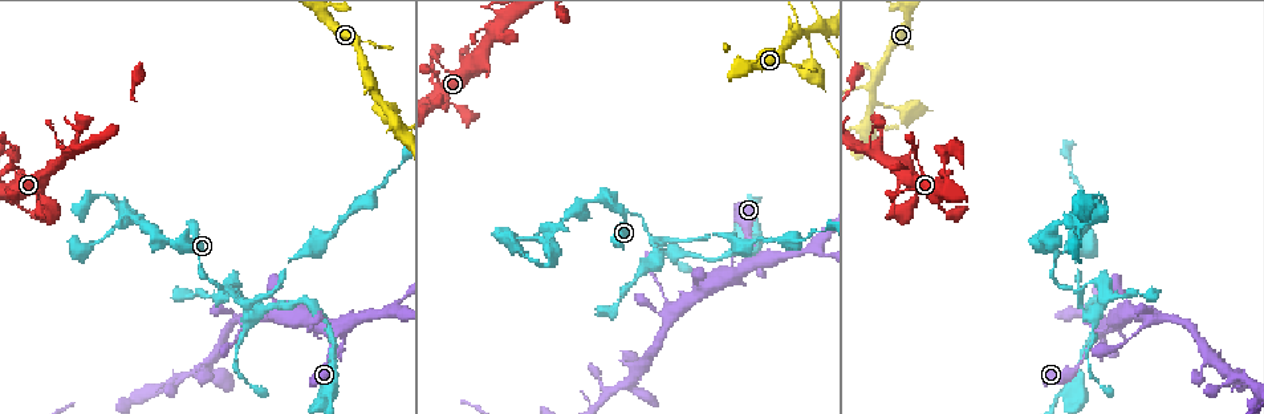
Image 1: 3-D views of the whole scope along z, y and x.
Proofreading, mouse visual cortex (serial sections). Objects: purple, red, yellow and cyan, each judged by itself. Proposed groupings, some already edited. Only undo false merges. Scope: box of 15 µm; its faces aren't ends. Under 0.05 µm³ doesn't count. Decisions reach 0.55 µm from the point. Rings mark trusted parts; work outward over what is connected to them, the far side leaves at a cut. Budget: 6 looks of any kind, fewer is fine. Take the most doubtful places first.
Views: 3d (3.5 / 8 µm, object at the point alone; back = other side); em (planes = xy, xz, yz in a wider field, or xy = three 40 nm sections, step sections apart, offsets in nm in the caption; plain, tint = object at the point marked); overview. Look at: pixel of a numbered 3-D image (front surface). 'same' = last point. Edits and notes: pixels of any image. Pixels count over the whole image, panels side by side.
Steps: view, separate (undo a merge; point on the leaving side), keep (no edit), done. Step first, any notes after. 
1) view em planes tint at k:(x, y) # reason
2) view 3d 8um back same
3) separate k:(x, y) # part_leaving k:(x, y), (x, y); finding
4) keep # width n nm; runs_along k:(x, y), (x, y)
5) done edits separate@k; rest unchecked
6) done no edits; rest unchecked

view 3d 3.5um at 1:(1078, 302) # a fork

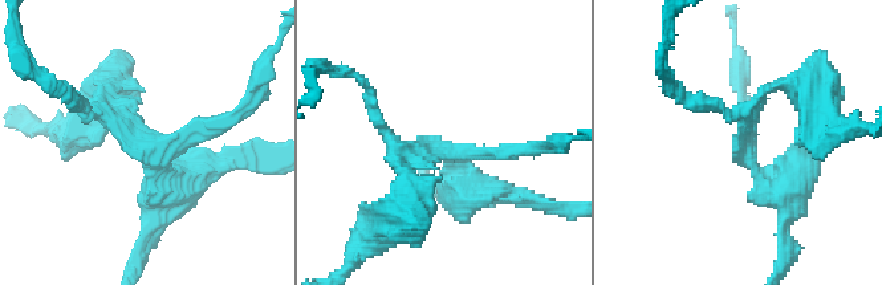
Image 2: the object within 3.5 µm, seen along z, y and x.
view em xy step 3 tint at 2:(442, 148)

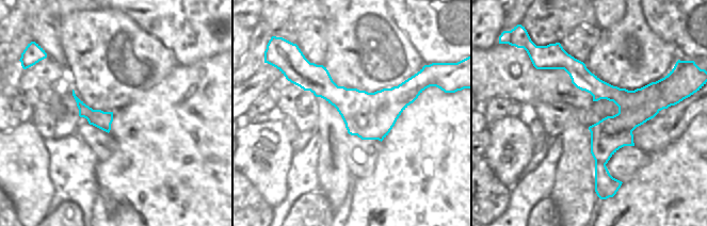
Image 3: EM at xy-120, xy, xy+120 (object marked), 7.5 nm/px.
keep # runs_along 3:(561, 51), (622, 103), (601, 149), (610, 179); all the same cell

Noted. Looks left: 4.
view 3d 3.5um at 1:(308, 301) # sharp bend

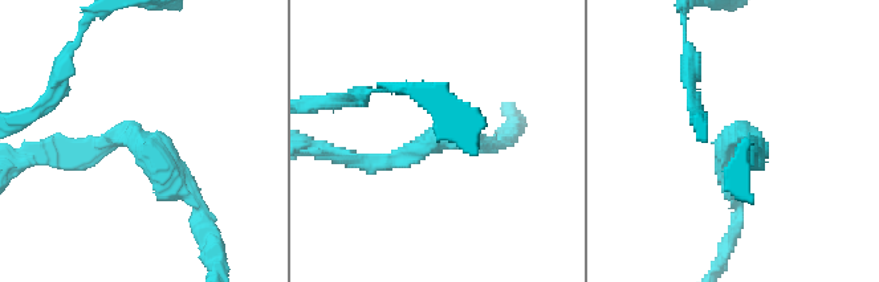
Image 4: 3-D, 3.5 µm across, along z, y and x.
view em xy step 5 tint at 4:(136, 134) # arm_widths 200, 250 nm

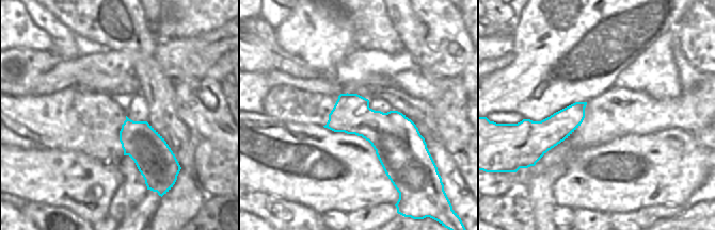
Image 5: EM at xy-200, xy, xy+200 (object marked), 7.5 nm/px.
keep # runs_along 4:(61, 150), (130, 133), (195, 203); all the same cell

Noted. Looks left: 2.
view 3d 3.5um at 1:(1219, 390) # a narrow waist

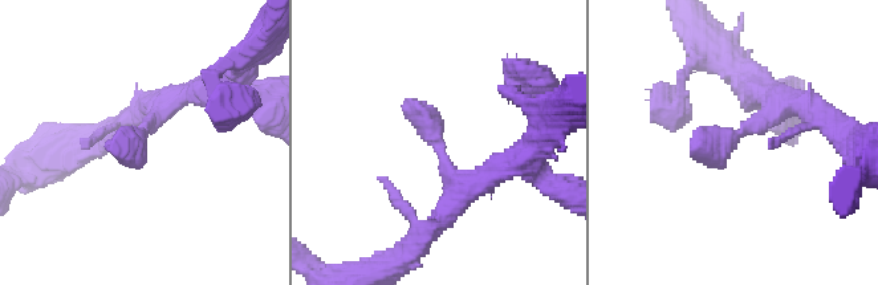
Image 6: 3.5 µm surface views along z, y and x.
view em xy step 3 tint at 6:(739, 135) # now the EM

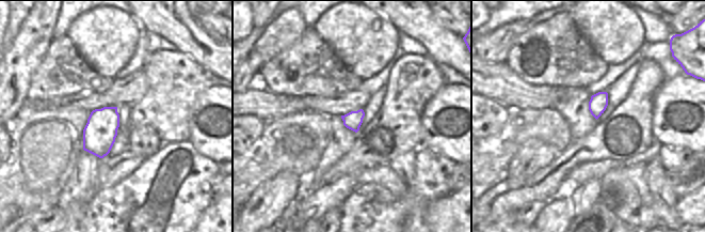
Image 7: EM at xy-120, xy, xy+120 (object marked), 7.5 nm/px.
keep # continuous, no second cell

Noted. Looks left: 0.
done no edits; rest unchecked

